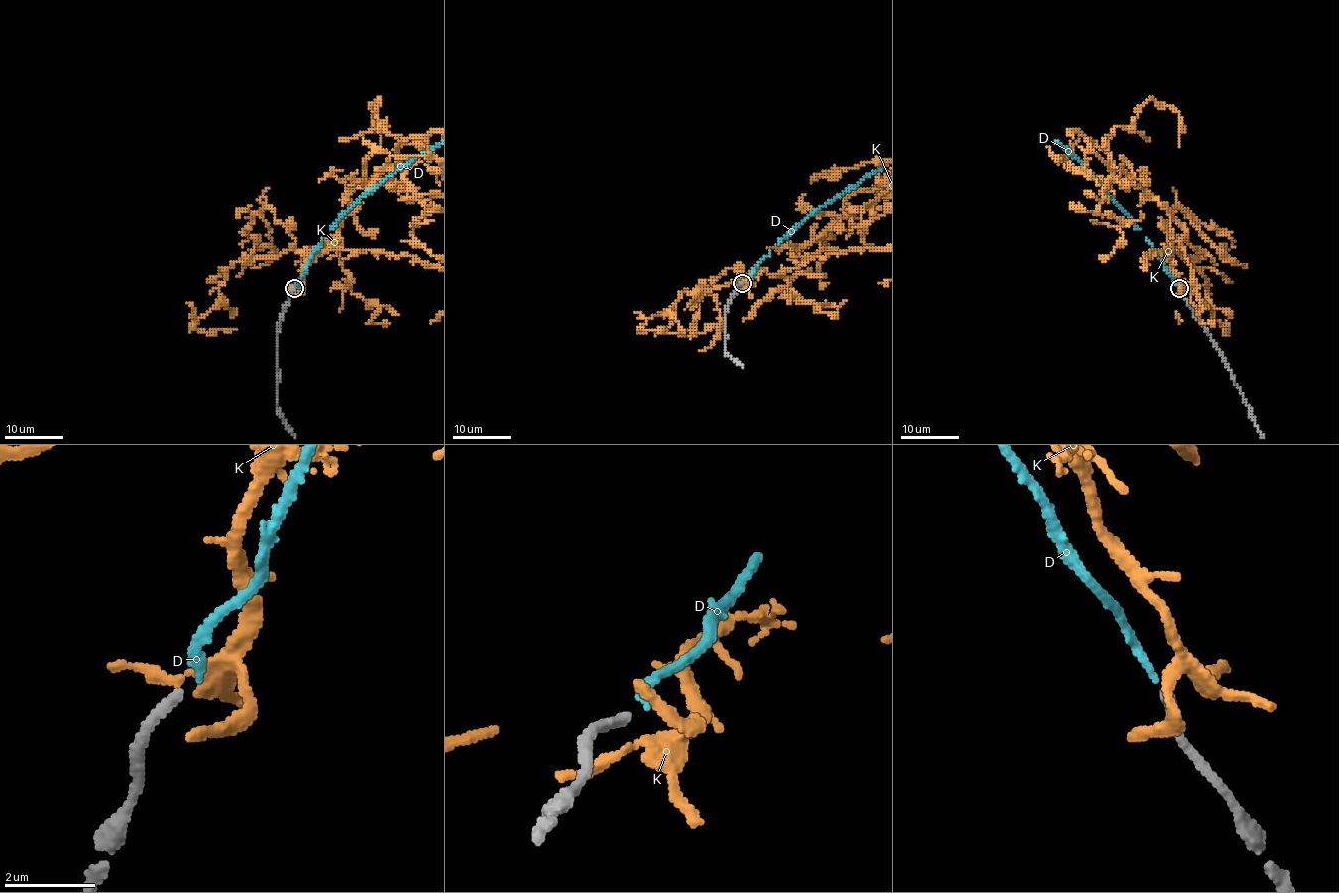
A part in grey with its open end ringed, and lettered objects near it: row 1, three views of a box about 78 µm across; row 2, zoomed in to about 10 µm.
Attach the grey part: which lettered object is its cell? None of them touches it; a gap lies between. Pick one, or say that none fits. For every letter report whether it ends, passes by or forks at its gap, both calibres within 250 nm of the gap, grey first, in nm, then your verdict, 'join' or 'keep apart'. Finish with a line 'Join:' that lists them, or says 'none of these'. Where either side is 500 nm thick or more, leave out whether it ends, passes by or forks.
D: it ends there; 240 nm thick on the grey side, 180 nm on the other; join
K: it forks there; 240 nm thick on the grey side, 260 nm on the other; keep apart
Join: D

